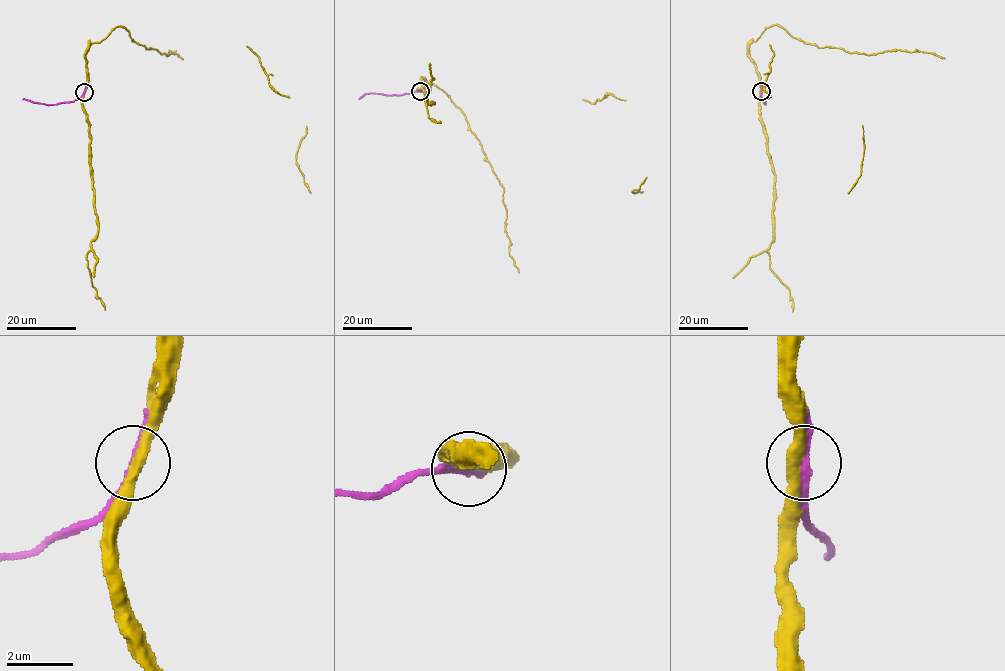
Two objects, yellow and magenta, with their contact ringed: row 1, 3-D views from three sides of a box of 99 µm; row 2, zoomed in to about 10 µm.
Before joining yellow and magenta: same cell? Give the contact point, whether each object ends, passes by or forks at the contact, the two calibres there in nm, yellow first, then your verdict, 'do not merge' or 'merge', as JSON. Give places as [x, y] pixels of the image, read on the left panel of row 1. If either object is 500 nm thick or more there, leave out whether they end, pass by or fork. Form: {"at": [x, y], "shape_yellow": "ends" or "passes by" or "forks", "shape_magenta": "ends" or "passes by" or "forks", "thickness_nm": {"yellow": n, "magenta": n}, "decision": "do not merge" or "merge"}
{"at": [84, 92], "shape_yellow": "passes by", "shape_magenta": "passes by", "thickness_nm": {"yellow": 360, "magenta": 220}, "decision": "merge"}

